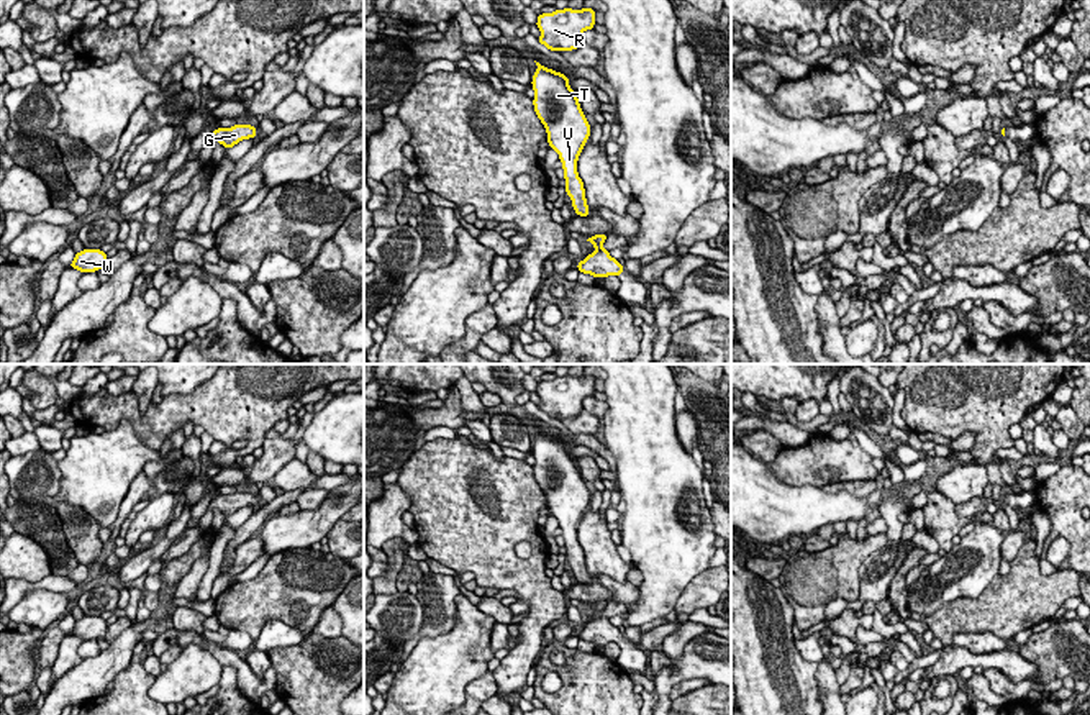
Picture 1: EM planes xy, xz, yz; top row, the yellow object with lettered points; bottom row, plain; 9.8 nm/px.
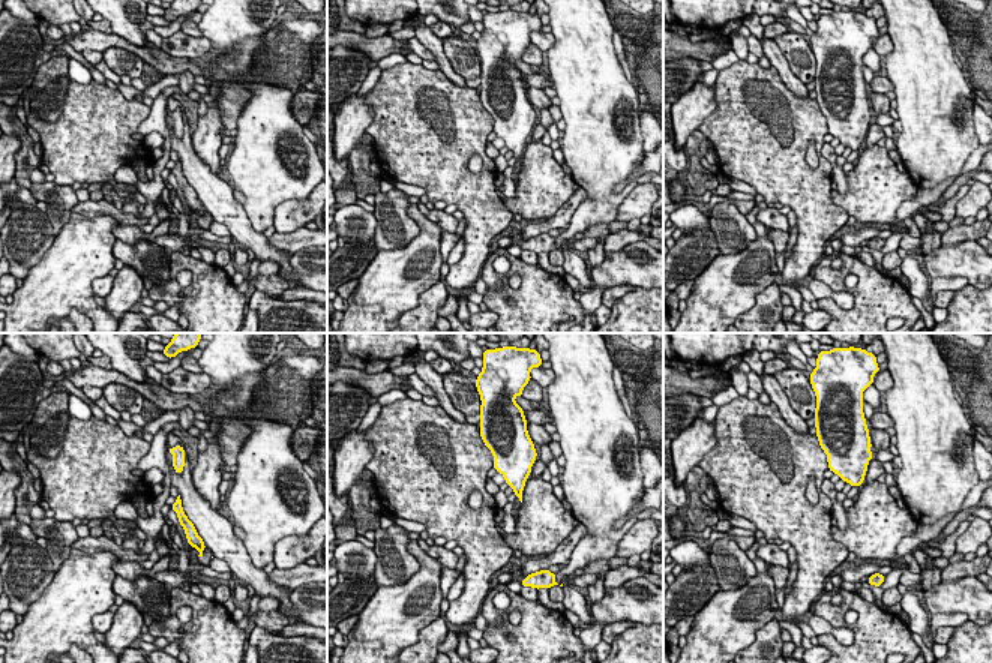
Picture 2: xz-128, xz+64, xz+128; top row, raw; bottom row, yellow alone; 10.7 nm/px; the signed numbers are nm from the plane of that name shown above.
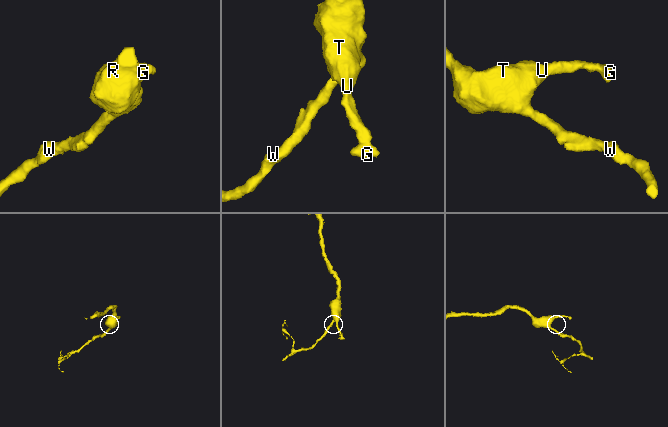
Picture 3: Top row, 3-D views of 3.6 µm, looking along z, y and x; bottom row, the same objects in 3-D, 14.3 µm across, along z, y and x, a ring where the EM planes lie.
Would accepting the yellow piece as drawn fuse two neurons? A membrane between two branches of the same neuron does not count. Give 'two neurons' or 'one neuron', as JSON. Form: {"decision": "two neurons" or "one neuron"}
{"decision": "one neuron"}

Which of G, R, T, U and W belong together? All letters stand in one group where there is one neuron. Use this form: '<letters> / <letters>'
G R T U W

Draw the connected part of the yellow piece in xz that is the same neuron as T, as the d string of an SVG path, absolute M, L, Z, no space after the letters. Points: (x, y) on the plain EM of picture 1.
M536 430L533 441L534 479L547 500L549 515L562 530L565 561L579 584L588 584L584 549L577 540L579 523L588 508L590 492L580 476L577 461L569 453L569 444Z

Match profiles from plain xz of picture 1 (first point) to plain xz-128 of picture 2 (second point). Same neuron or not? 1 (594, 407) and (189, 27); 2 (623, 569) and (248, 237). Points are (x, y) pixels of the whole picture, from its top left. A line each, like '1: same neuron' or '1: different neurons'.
1: same neuron
2: different neurons

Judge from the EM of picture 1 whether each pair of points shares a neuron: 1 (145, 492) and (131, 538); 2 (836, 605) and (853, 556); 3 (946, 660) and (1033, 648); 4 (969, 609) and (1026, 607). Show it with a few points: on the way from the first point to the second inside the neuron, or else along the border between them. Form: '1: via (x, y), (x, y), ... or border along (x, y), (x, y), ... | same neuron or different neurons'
1: border along (174, 494), (163, 492), (149, 500) | different neurons
2: border along (861, 563), (859, 596), (835, 597), (823, 617) | different neurons
3: border along (1017, 651), (1036, 668), (1036, 679), (1040, 683) | different neurons
4: via (984, 609), (1012, 607) | same neuron

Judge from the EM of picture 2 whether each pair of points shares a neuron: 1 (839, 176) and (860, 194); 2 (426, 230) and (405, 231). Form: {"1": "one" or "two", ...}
{"1": "two", "2": "two"}

